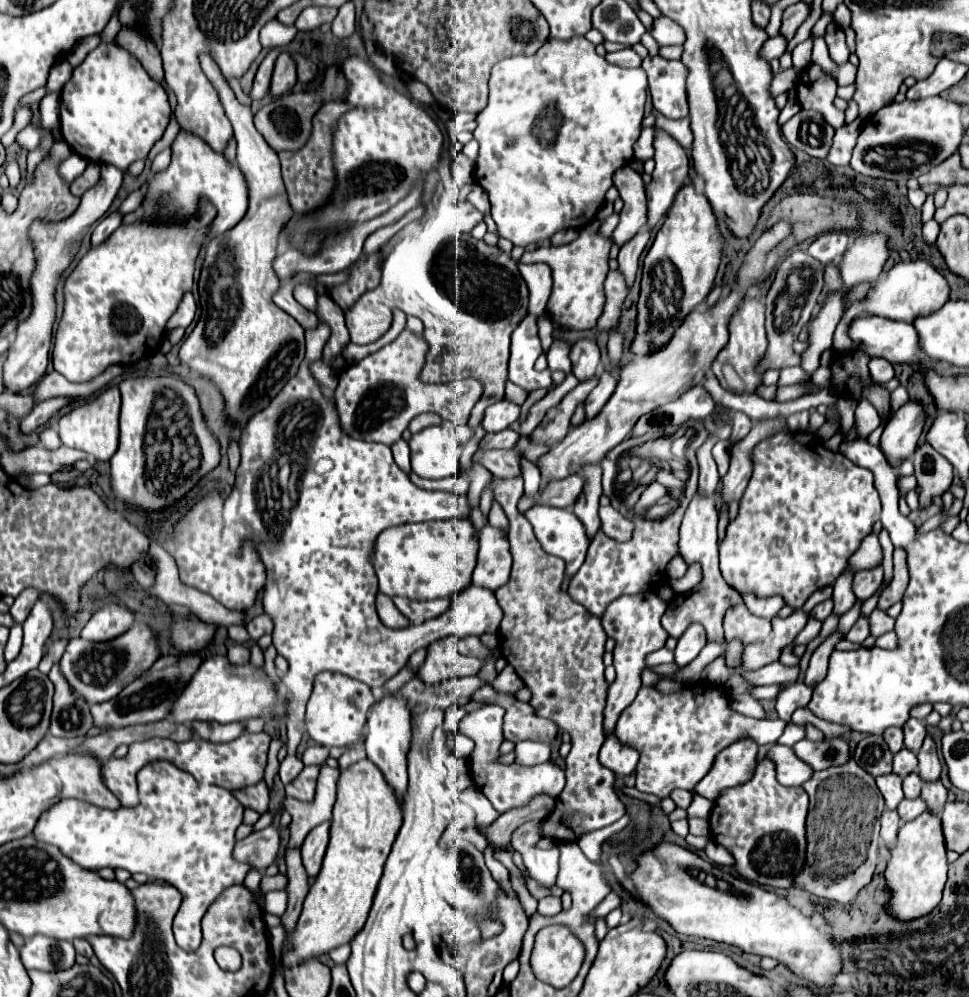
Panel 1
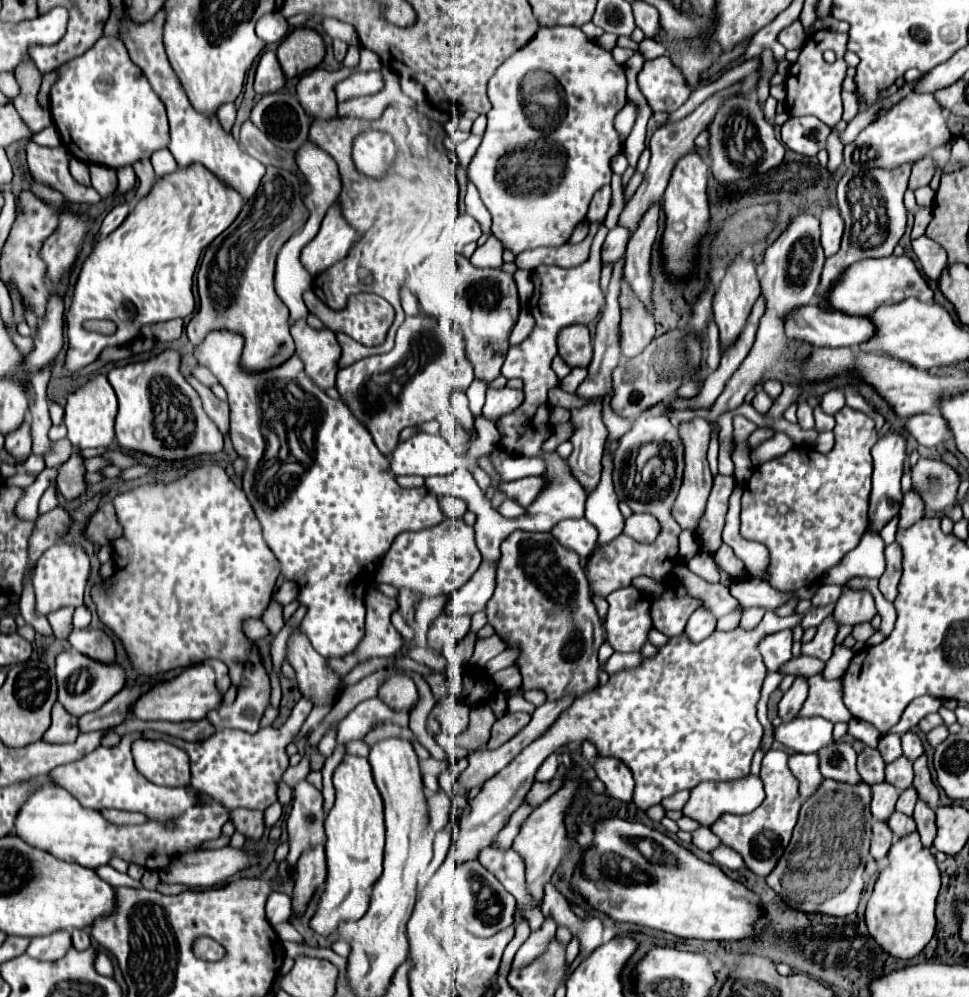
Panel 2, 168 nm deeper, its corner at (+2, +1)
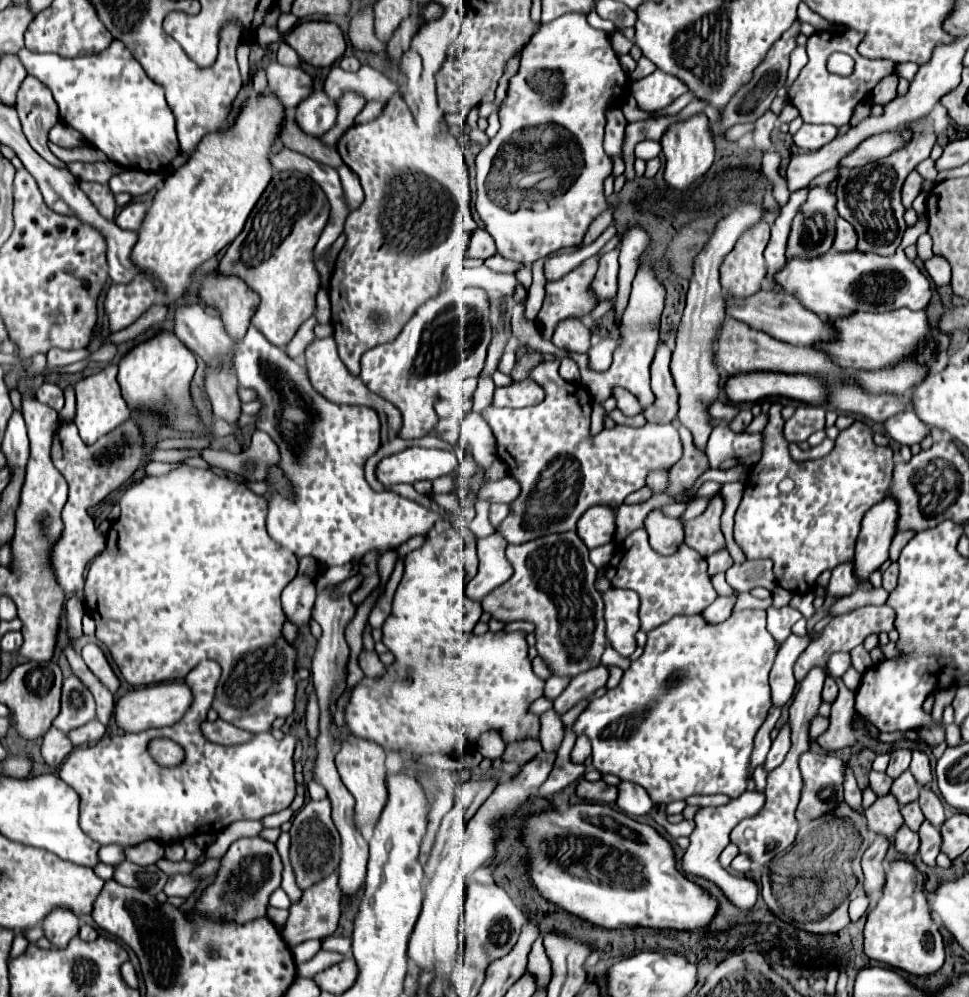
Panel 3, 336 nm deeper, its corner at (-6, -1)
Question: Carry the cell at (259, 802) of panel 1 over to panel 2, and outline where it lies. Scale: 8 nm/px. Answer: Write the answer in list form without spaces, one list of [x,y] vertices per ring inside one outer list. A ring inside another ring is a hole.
[[[236,808],[230,816],[230,820],[236,824],[236,830],[244,832],[248,838],[258,840],[264,832],[264,812],[260,810],[246,810],[246,808]]]

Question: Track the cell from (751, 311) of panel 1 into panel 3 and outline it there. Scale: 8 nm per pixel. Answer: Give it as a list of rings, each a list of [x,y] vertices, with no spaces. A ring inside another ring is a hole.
[[[760,220],[752,228],[748,228],[734,250],[720,264],[720,284],[728,294],[736,298],[752,296],[760,290],[760,282],[766,276],[764,264],[764,248],[770,238],[770,224]]]

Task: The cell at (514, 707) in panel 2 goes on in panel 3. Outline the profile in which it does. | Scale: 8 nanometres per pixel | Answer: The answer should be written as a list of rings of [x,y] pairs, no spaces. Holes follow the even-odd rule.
[[[548,710],[540,716],[540,722],[542,722],[542,748],[546,752],[558,752],[564,738],[564,726],[560,716],[554,710]]]

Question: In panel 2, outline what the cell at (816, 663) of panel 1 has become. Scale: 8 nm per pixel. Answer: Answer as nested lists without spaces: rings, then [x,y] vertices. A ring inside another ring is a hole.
[[[798,676],[778,704],[780,718],[784,722],[790,722],[796,716],[796,712],[802,708],[806,698],[808,698],[808,676]]]

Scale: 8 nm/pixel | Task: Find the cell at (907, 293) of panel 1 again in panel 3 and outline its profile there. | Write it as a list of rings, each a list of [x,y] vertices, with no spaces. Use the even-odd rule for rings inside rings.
[[[926,216],[920,222],[910,226],[904,232],[902,246],[892,256],[878,256],[874,252],[830,252],[816,256],[814,260],[786,260],[784,268],[774,274],[776,284],[790,296],[798,298],[798,302],[812,310],[818,316],[850,316],[852,312],[888,312],[896,308],[924,310],[930,302],[930,282],[916,268],[912,260],[904,254],[904,244],[916,242],[922,232],[926,232]]]

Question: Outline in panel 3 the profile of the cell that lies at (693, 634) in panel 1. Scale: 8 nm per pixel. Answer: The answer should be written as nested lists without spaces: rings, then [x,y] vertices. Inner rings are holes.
[[[732,594],[730,598],[728,598],[728,596],[718,596],[718,598],[702,612],[702,616],[704,616],[708,622],[722,622],[722,620],[726,620],[726,618],[732,614],[734,600],[736,600],[734,594]]]

